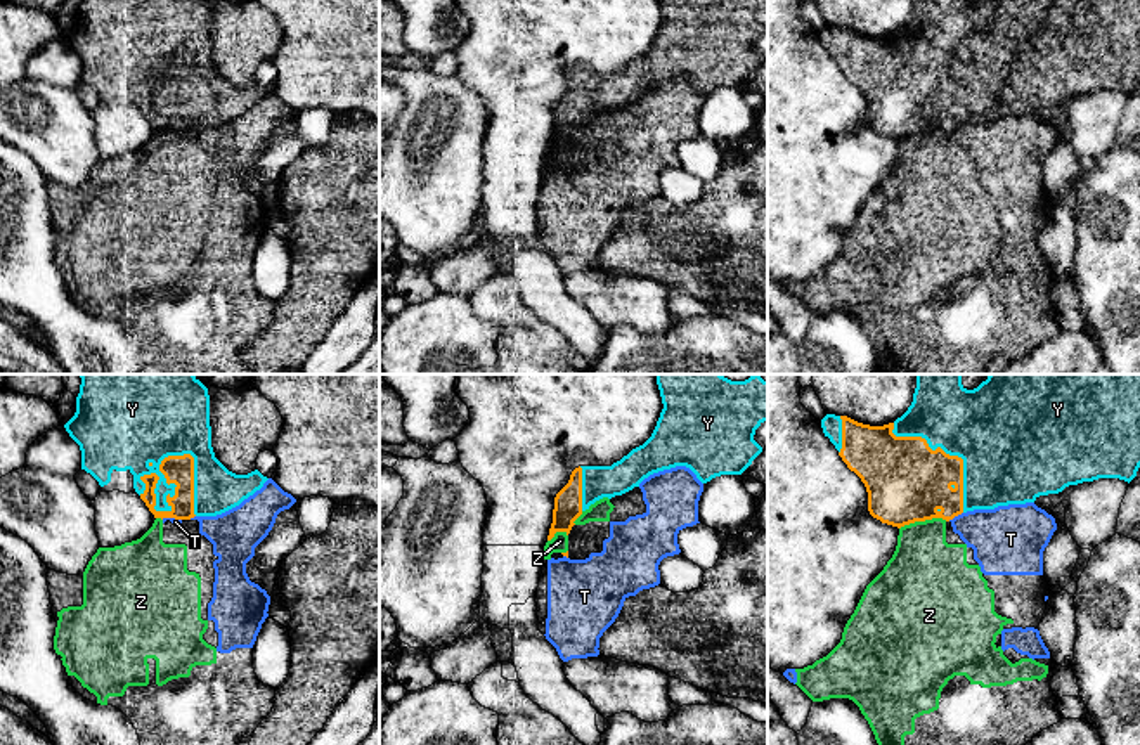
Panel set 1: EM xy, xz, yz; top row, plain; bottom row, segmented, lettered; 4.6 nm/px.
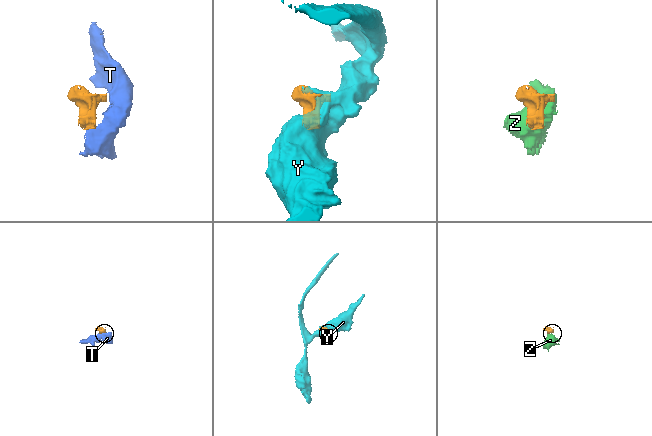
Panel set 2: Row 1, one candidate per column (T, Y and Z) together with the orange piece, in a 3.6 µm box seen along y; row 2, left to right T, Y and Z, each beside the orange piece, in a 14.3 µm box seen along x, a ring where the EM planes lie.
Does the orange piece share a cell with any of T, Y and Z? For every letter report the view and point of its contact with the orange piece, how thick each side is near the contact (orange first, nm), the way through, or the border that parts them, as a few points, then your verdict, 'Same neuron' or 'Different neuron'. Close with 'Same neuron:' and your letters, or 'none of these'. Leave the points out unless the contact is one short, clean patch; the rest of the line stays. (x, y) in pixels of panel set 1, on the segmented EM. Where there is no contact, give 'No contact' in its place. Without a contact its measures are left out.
T: Touches orange at yz (955, 515). Thickness 340 nm (orange) against 280 nm. Boundary: yz (962, 511), (948, 520). Different neuron
Y: Touches orange at xy (165, 477). Thickness 140 nm (orange) against 340 nm. Same neuron
Z: Touches orange at yz (922, 520). Thickness 380 nm (orange) against 360 nm. Boundary: yz (946, 520), (915, 520), (900, 529). Different neuron
Same neuron: Y

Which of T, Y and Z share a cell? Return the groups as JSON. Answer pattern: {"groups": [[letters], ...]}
{"groups": [["T", "Z"], ["Y"]]}

